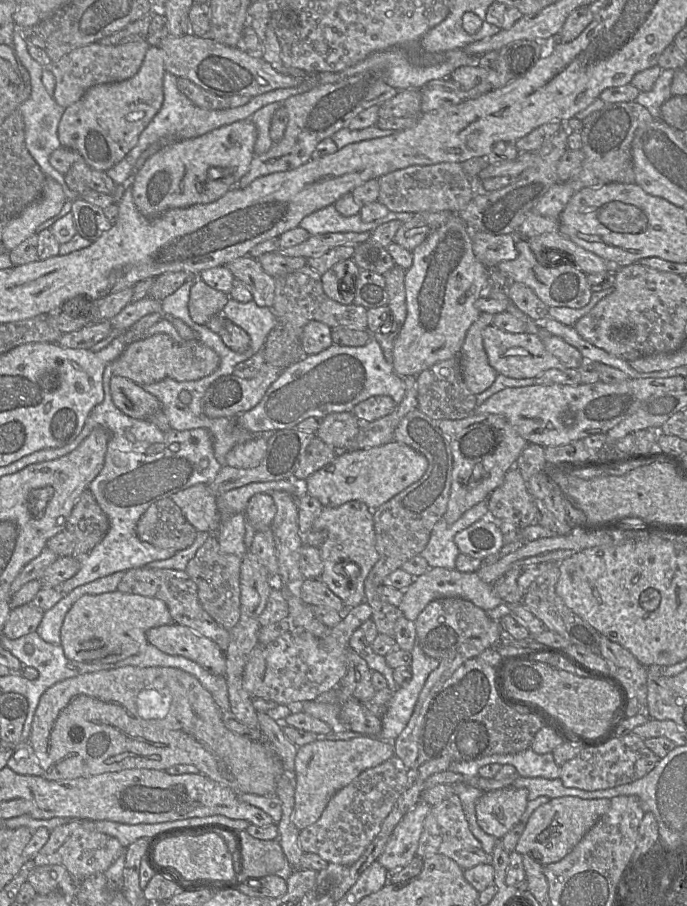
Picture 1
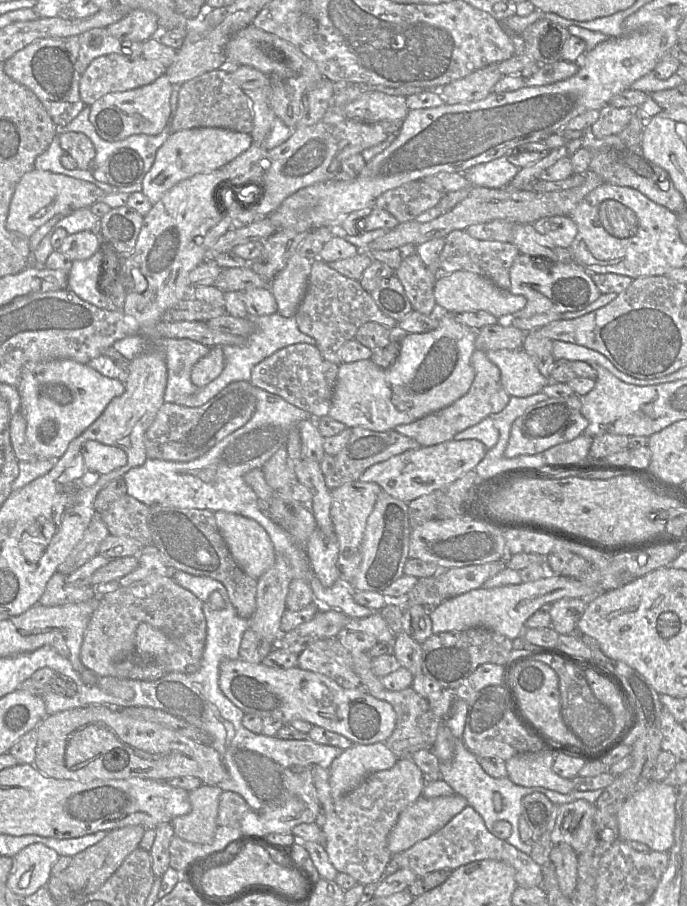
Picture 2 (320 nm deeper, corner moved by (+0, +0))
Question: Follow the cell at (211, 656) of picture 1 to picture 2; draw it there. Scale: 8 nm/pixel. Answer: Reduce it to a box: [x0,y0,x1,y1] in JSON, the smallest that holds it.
[219,660,397,745]

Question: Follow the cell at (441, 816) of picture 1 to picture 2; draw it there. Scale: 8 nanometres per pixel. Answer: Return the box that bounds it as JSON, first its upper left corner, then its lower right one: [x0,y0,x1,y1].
[392,805,543,887]

